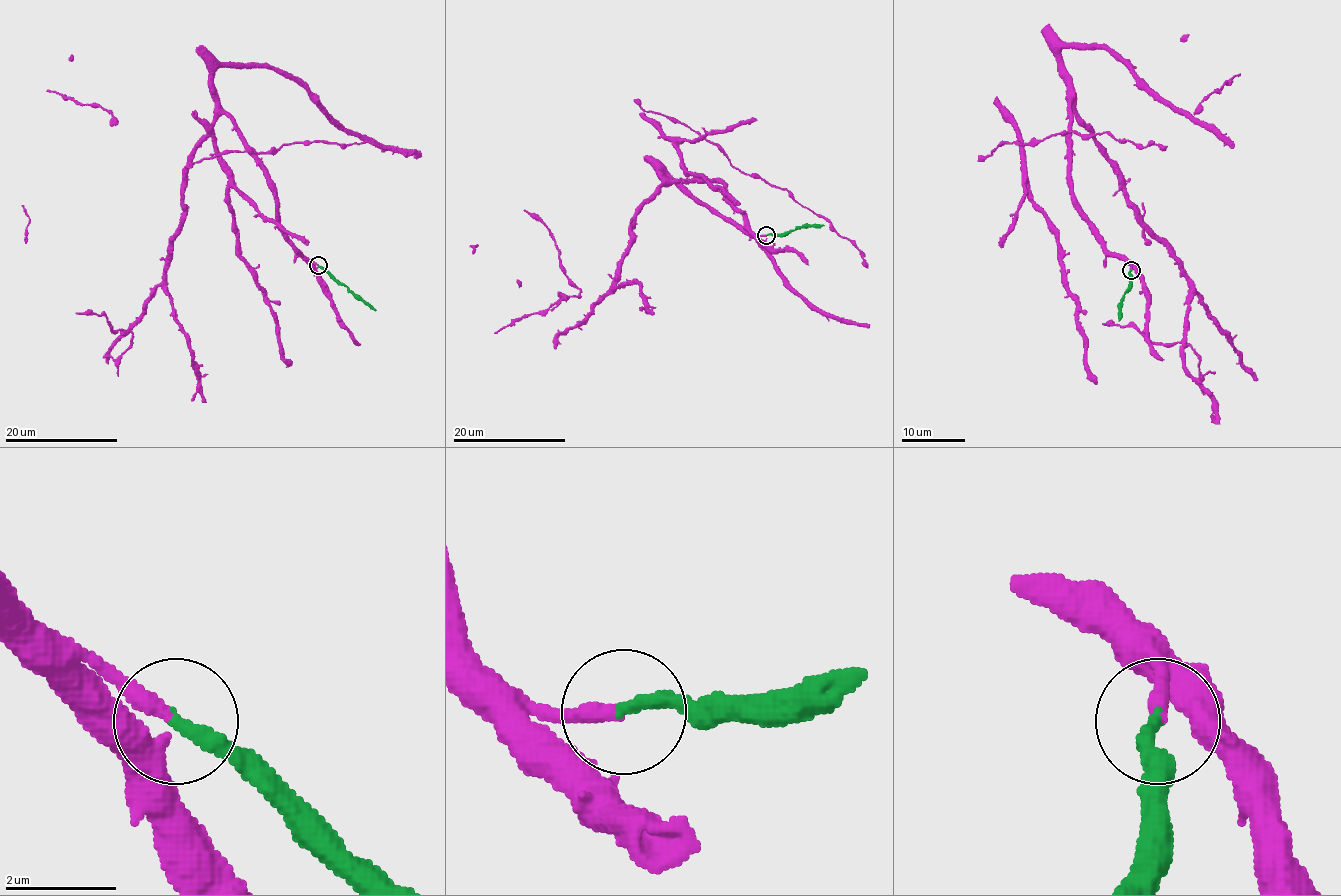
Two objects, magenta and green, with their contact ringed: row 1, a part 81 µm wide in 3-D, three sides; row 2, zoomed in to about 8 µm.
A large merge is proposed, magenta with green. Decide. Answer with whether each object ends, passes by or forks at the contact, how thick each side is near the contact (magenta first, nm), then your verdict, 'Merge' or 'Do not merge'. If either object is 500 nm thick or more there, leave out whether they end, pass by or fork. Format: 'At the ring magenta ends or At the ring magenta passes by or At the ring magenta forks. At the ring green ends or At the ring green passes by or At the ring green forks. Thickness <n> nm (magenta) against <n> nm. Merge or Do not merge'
At the ring magenta ends. At the ring green ends. Thickness 300 nm (magenta) against 280 nm. Merge

